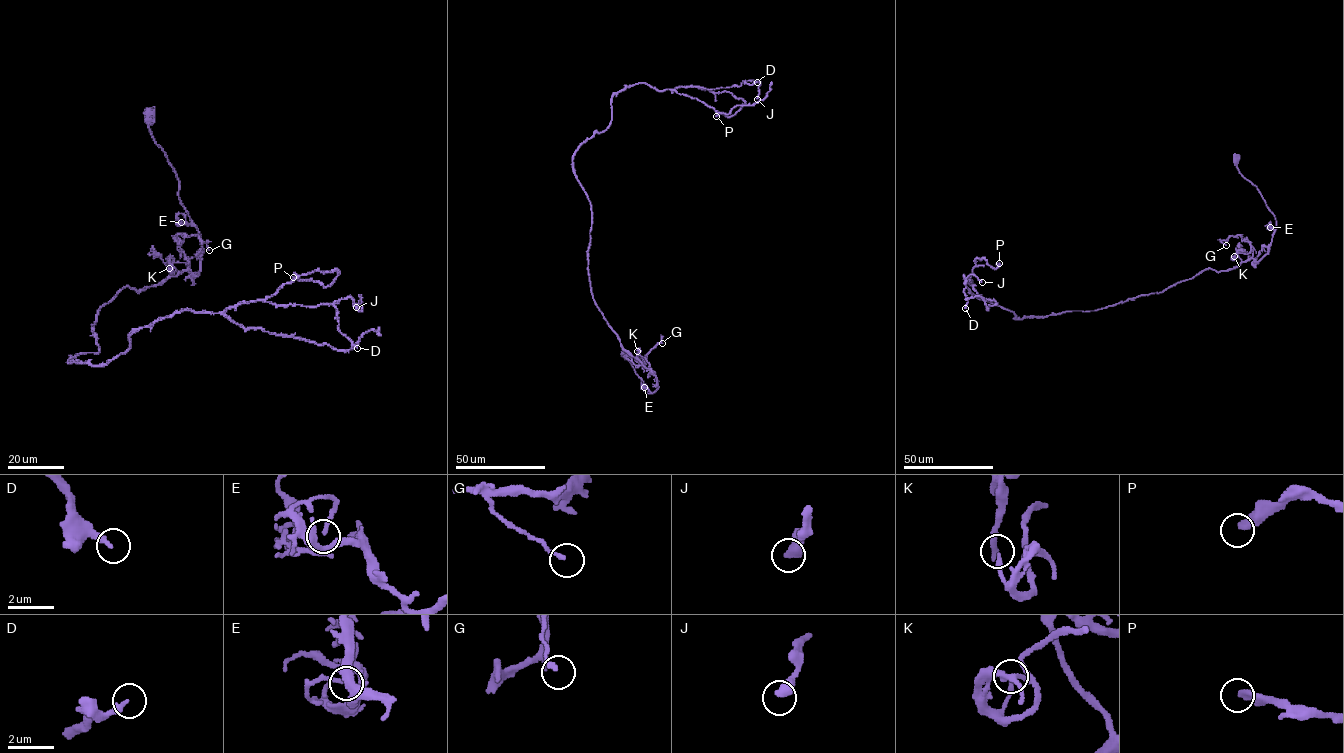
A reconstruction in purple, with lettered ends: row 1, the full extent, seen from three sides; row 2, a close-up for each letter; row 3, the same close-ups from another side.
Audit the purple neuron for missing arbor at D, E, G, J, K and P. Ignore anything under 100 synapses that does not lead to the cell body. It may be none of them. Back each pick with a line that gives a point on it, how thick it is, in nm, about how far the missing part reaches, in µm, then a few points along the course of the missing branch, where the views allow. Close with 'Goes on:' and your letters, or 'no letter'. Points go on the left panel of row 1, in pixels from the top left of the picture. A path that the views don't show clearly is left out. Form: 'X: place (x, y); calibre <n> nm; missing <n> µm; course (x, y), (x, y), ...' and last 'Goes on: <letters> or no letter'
Goes on: no letter

